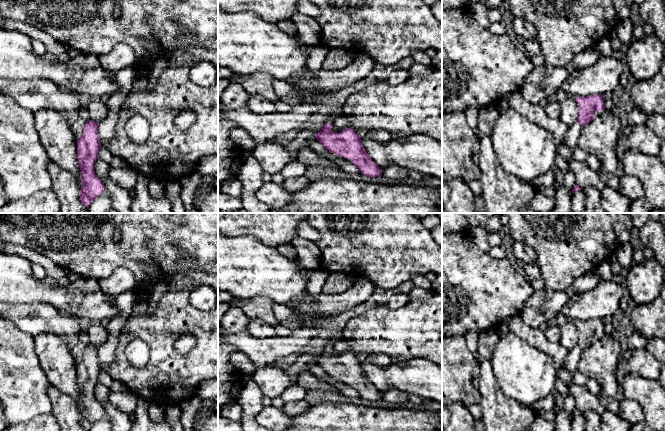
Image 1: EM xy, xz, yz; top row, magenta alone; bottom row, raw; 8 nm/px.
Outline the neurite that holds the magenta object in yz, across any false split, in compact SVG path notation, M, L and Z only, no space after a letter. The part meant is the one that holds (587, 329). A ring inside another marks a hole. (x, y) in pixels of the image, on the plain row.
M571 318L573 324L578 327L579 338L577 345L581 350L589 348L593 343L599 342L605 335L604 323L602 319L591 319L579 321Z

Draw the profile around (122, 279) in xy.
M119 267L108 277L98 281L102 292L111 298L116 298L118 295L128 290L135 290L138 282L134 273L126 268Z

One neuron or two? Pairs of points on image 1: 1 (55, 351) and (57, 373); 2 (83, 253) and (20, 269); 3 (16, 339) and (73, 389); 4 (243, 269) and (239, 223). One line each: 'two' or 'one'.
1: one
2: two
3: two
4: two

